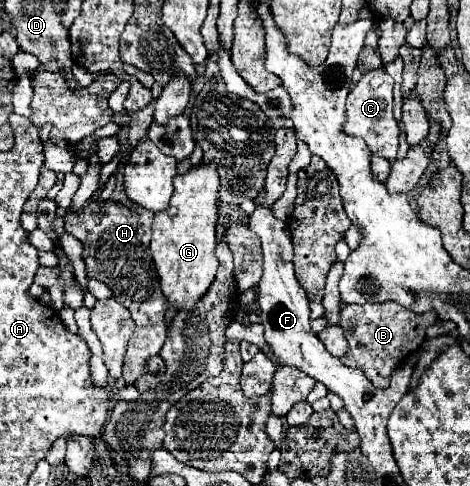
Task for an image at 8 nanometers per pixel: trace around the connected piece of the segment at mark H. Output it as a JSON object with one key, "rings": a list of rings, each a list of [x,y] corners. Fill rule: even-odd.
{"rings":[[[95,196],[87,202],[81,214],[75,214],[71,208],[67,208],[67,216],[65,216],[65,230],[73,234],[77,240],[81,240],[85,246],[83,260],[87,266],[87,276],[105,282],[113,290],[115,300],[131,310],[131,316],[137,324],[135,334],[129,340],[129,348],[123,358],[125,360],[123,378],[127,386],[133,386],[147,372],[147,360],[159,354],[167,338],[167,326],[163,314],[169,304],[161,294],[159,280],[149,254],[151,222],[153,222],[153,212],[145,208],[129,210],[119,202],[107,202],[103,206]]]}

